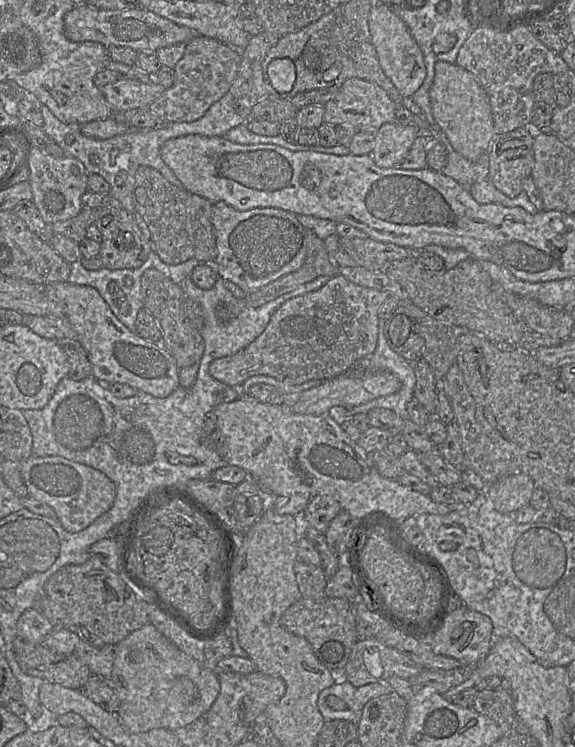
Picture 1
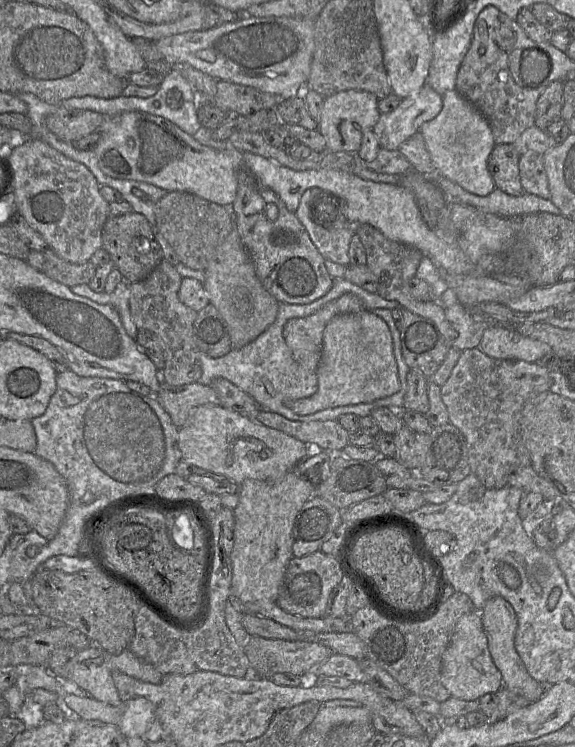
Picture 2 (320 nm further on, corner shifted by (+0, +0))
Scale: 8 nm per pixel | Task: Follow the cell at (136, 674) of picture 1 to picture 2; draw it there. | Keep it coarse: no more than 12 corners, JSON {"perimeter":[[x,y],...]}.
{"perimeter":[[91,643],[64,683],[77,695],[116,706],[114,671],[160,684],[156,668],[129,649],[112,655]]}

